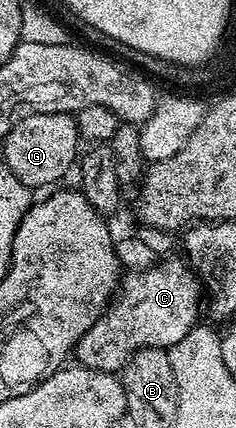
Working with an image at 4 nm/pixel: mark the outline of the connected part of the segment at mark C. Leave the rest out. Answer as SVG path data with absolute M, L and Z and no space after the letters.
M169 259L166 263L157 261L142 271L130 270L122 278L105 312L91 329L87 329L87 333L83 333L83 337L79 337L75 359L77 355L76 362L80 366L96 371L120 372L133 352L144 347L174 347L187 337L191 328L198 326L197 306L203 303L203 287L190 264L181 259Z

